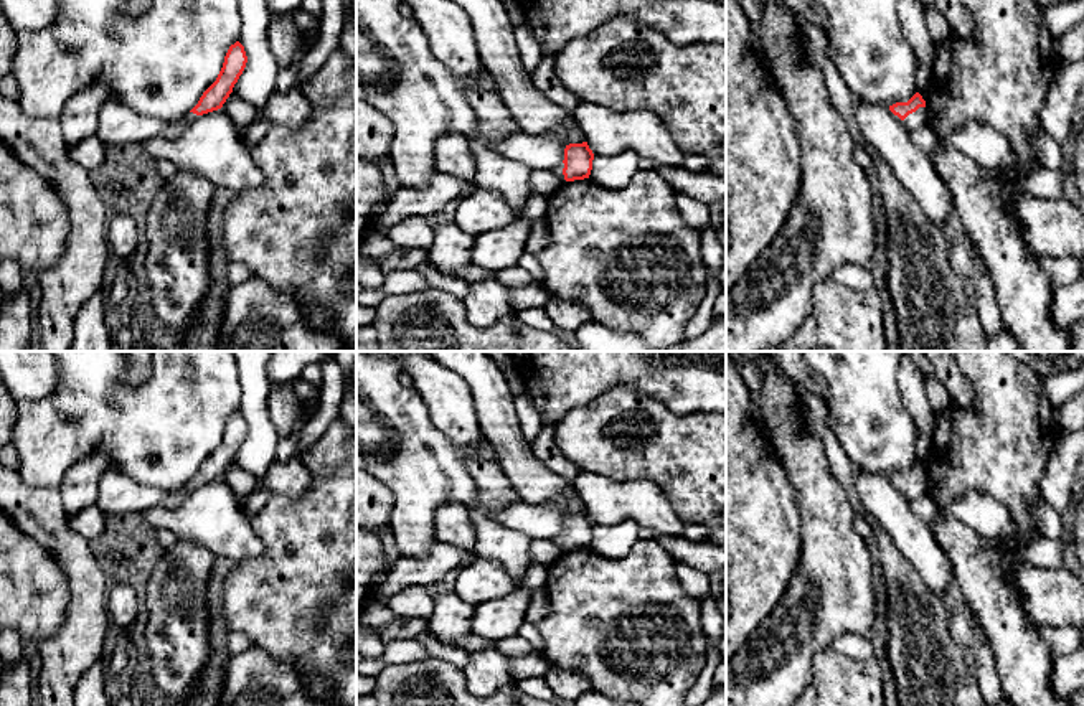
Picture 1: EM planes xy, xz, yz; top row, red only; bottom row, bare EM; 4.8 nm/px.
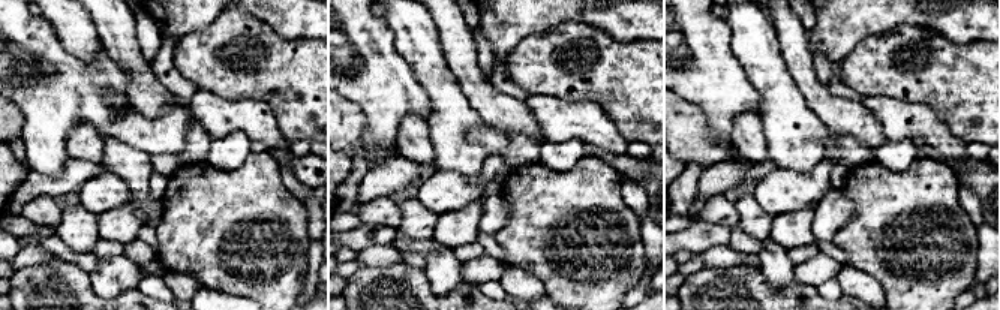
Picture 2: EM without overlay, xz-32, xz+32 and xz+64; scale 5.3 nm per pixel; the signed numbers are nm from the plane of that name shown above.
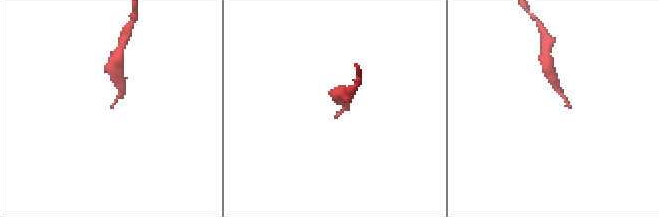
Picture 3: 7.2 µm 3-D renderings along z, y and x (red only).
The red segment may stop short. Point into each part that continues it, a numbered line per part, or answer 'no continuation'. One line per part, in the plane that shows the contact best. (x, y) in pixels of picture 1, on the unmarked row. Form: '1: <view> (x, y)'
1: yz (918, 489)

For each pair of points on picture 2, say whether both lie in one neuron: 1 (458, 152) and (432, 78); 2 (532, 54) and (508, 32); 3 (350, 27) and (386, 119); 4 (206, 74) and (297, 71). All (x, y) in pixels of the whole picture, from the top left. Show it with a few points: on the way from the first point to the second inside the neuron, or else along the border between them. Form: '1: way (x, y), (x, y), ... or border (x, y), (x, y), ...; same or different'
1: way (450, 134), (450, 105), (447, 96); same
2: border (550, 27), (525, 36), (504, 59); different
3: way (360, 50), (386, 96); same
4: way (228, 74), (257, 77), (263, 72), (275, 72); same

